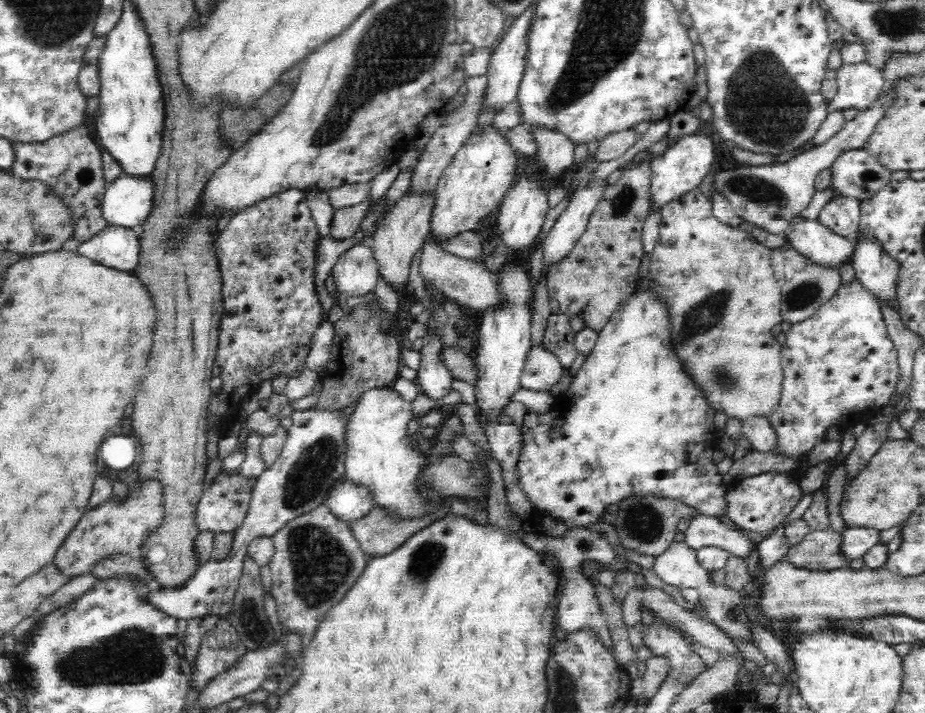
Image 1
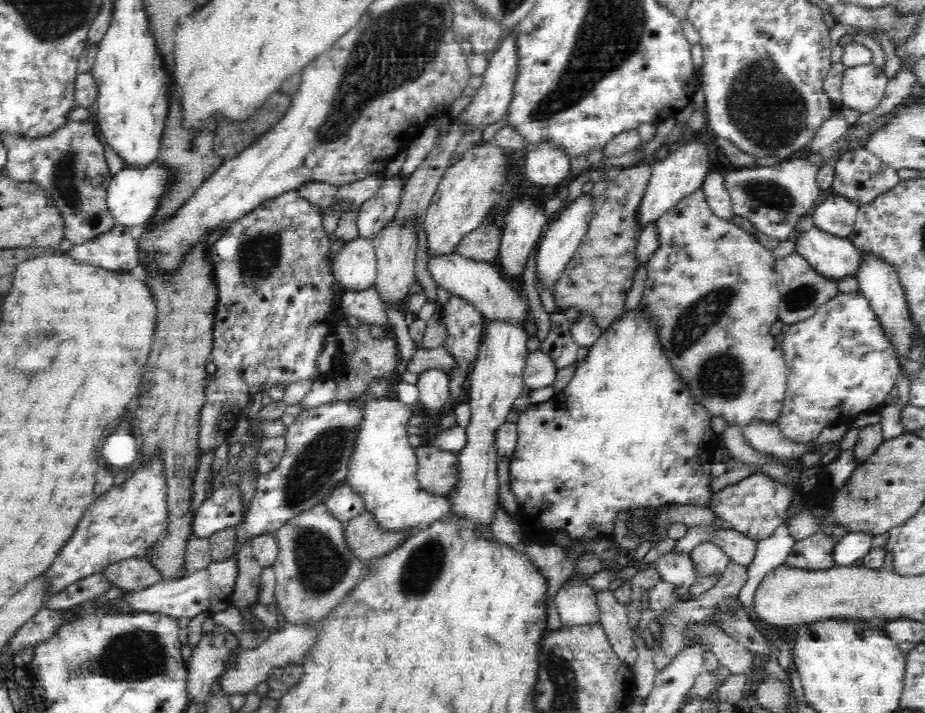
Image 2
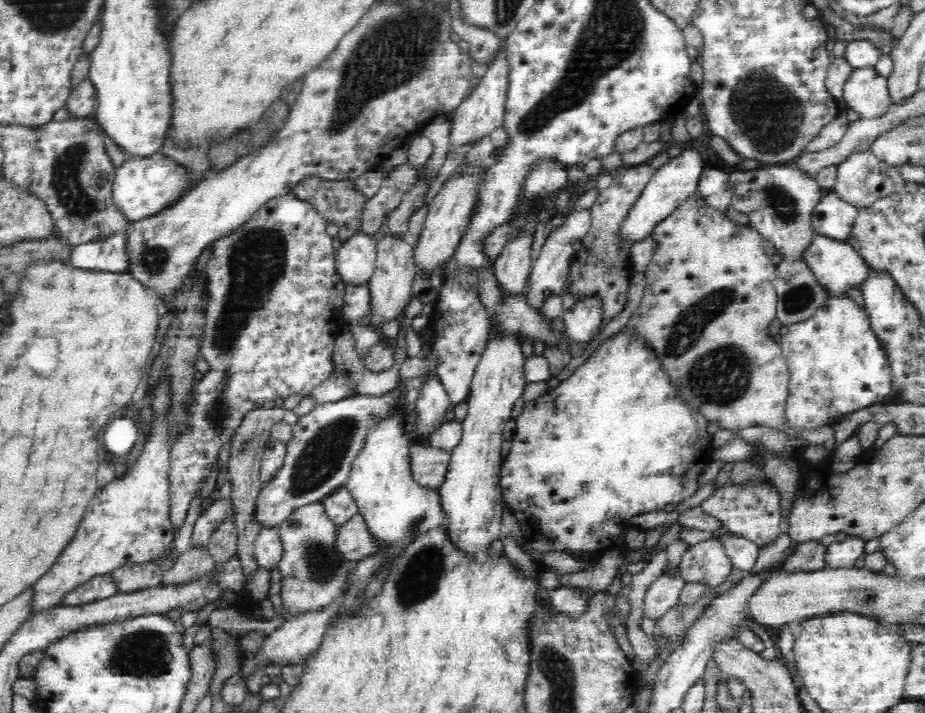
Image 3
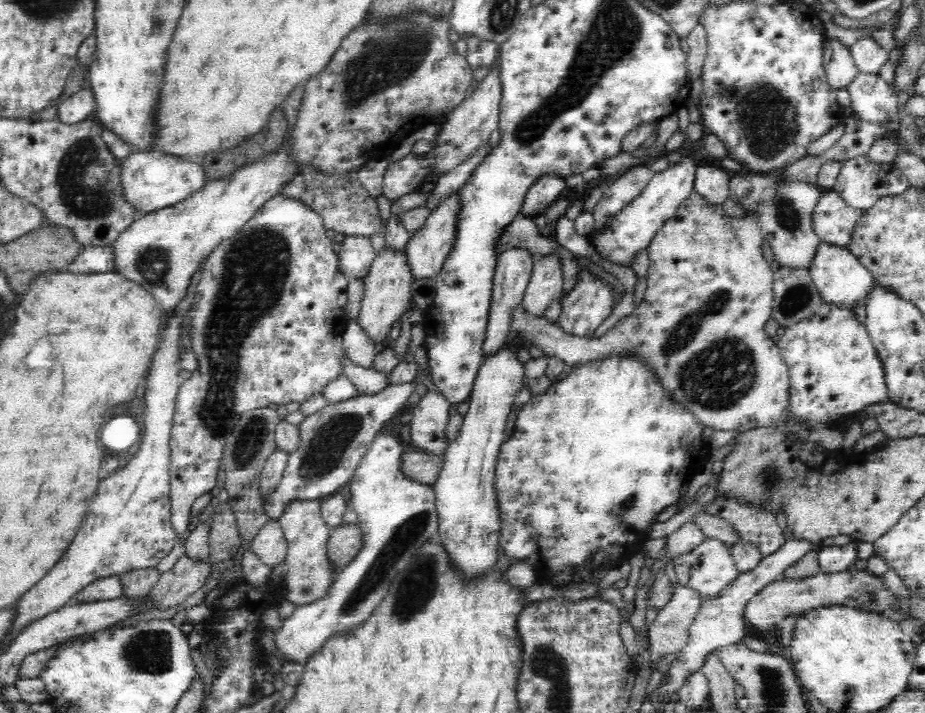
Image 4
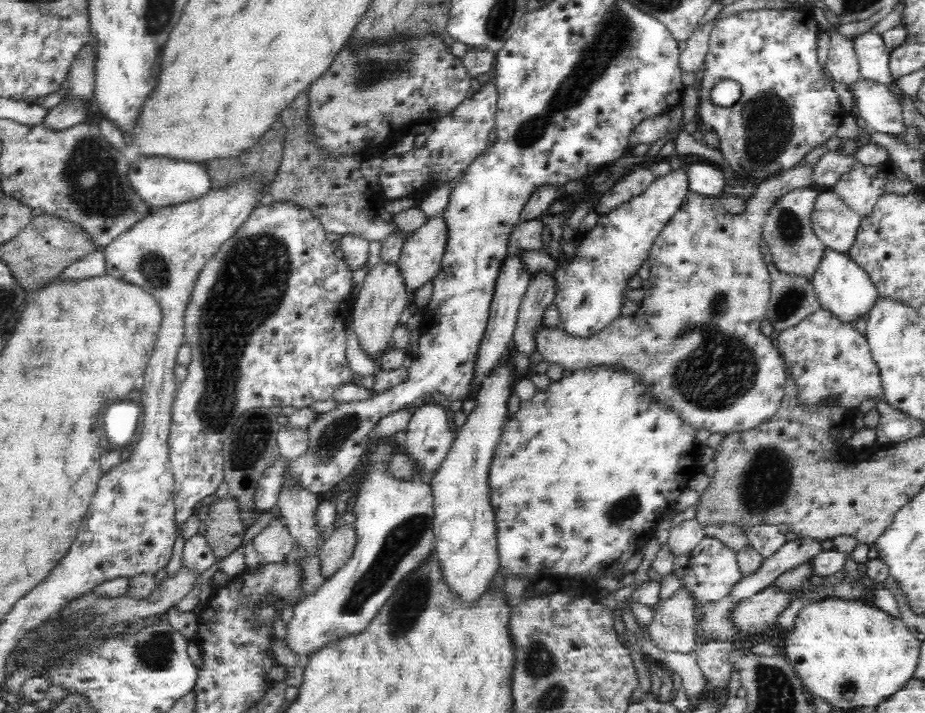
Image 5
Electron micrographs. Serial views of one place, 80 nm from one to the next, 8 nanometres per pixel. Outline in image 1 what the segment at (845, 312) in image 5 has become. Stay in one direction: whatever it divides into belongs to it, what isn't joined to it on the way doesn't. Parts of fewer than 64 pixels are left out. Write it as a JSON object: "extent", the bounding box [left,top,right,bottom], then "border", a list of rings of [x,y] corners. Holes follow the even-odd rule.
{"extent":[785,215,853,268],"border":[[[795,215],[785,235],[791,246],[812,262],[835,268],[851,262],[853,240],[835,234],[817,219]]]}

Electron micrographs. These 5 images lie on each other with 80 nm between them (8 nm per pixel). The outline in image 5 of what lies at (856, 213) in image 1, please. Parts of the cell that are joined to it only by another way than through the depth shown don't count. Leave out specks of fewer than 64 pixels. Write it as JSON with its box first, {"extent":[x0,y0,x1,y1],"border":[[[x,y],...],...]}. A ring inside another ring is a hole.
{"extent":[811,190,862,255],"border":[[[830,190],[817,194],[811,213],[811,228],[827,248],[848,255],[862,220],[836,192]]]}

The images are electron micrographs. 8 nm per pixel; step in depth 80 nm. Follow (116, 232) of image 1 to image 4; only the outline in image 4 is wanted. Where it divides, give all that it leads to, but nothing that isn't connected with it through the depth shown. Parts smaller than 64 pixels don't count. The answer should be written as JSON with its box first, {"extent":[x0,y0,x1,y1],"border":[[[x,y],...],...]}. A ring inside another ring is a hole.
{"extent":[66,244,115,275],"border":[[[112,244],[106,246],[84,245],[82,254],[66,270],[77,275],[113,272],[115,268]]]}

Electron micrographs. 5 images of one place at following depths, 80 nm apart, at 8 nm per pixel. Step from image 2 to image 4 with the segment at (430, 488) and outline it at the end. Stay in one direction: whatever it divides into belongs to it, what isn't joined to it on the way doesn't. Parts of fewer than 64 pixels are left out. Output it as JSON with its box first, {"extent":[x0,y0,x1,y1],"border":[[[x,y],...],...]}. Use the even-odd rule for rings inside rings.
{"extent":[400,449,442,485],"border":[[[418,449],[406,450],[400,456],[400,471],[404,477],[418,480],[422,484],[432,485],[442,469],[442,457],[434,457],[418,451]]]}

